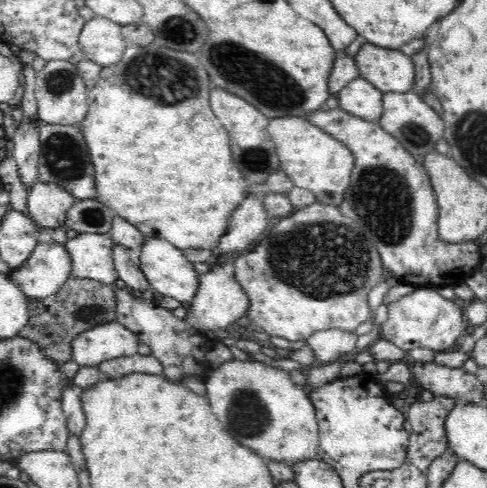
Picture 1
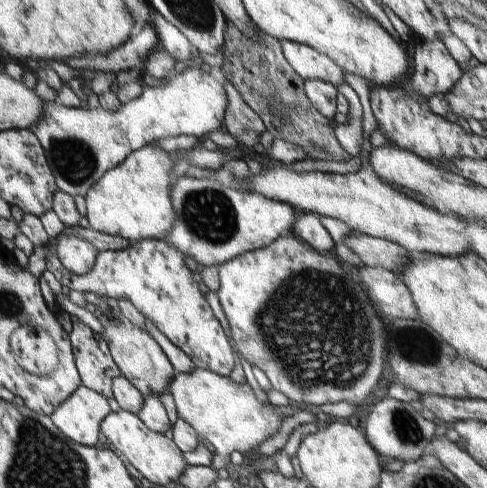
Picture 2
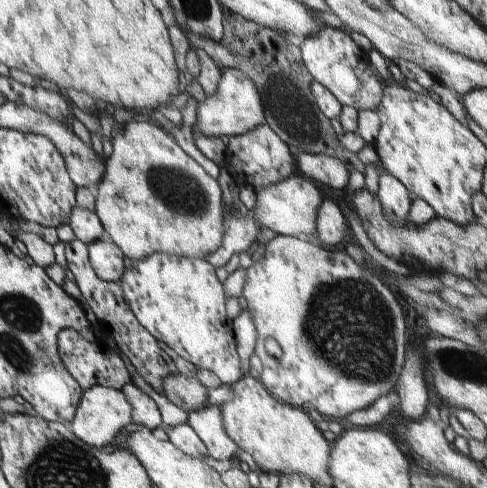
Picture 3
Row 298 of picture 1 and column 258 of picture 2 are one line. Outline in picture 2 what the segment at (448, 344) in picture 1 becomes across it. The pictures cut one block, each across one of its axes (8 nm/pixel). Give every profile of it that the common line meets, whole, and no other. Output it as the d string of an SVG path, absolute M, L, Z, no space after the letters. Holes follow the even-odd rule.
M195 368L191 374L175 374L165 392L173 396L179 420L191 424L197 436L205 438L221 456L229 456L233 450L243 456L251 454L263 440L277 434L285 420L269 402L261 404L255 400L255 394L247 384L235 384L231 378L201 368Z

